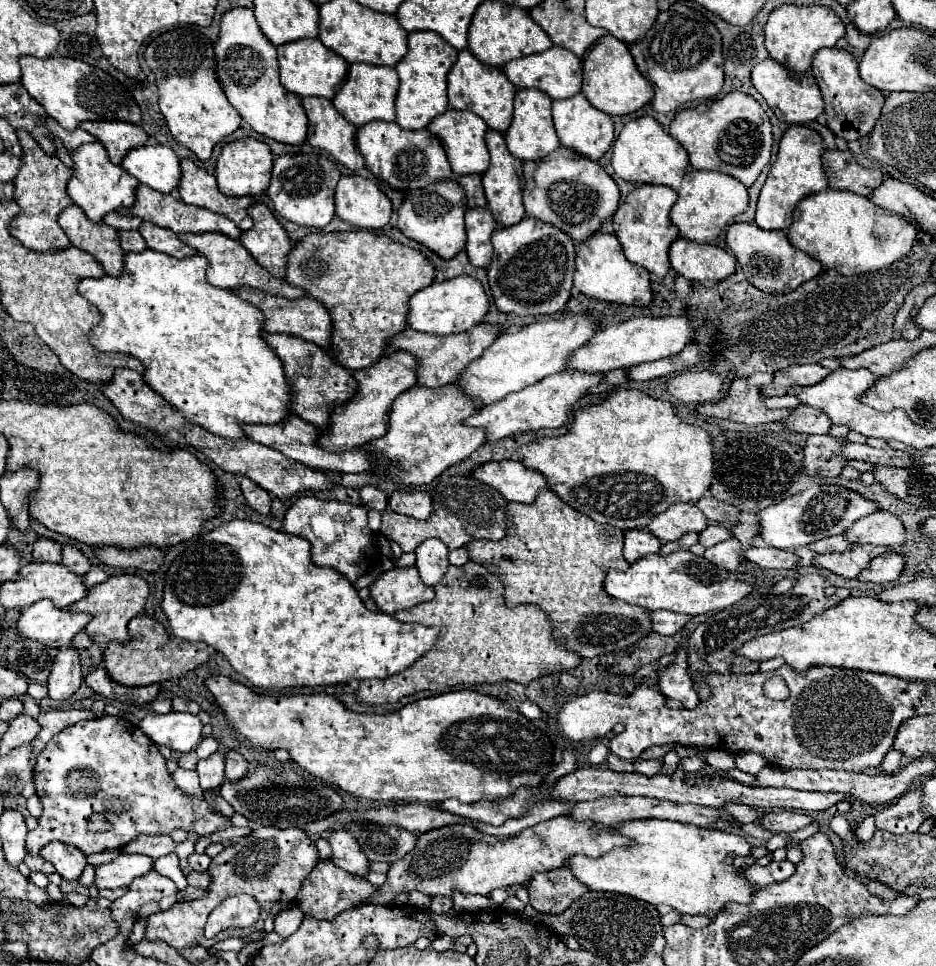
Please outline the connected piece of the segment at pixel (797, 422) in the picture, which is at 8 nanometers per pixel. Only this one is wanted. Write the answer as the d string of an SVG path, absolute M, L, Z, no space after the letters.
M800 404L794 408L790 418L786 420L786 426L802 434L828 434L832 428L832 422L822 410Z

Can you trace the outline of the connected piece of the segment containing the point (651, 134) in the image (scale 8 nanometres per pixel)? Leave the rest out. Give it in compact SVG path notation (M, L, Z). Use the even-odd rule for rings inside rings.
M640 116L624 124L620 136L614 142L612 168L616 176L636 182L636 184L664 184L674 190L680 188L680 182L688 168L688 154L676 138L672 138L652 116Z

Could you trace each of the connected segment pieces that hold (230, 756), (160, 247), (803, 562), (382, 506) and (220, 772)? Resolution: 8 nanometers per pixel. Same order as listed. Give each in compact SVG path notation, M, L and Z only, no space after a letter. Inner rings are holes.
M230 750L226 754L226 780L236 782L236 780L246 776L246 770L248 770L248 762L244 760L244 756L234 752L234 750Z
M142 222L140 230L142 238L146 240L146 244L156 250L156 252L164 252L164 254L170 254L174 258L184 258L184 256L194 256L198 254L194 248L190 248L188 244L184 244L178 234L174 234L172 230L168 228L158 228L156 224L152 222Z
M802 546L802 548L794 550L794 552L800 556L800 564L798 564L798 566L804 566L804 568L814 566L814 558L816 558L816 552L814 552L814 550L810 550L810 548Z
M362 486L360 496L368 508L376 508L380 512L388 508L388 494L376 486Z
M214 752L210 758L200 760L196 772L200 776L200 786L204 792L218 790L218 786L224 782L224 756Z

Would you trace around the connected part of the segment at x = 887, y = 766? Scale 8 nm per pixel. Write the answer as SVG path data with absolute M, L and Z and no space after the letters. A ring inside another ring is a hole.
M890 750L888 754L886 754L886 758L882 760L882 764L878 766L880 770L884 770L886 774L892 774L892 772L896 772L898 770L898 766L902 764L902 752L898 752L898 750Z

